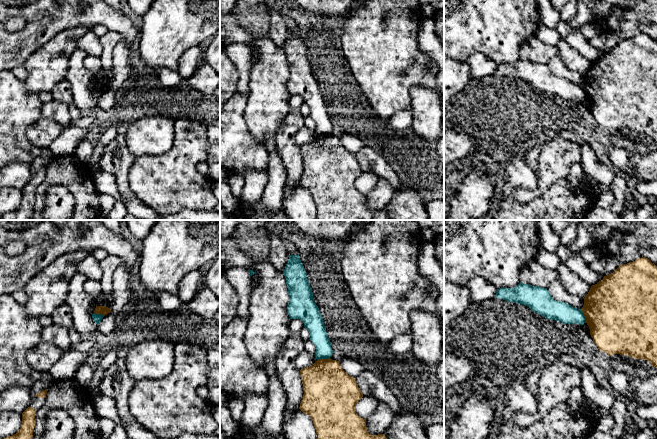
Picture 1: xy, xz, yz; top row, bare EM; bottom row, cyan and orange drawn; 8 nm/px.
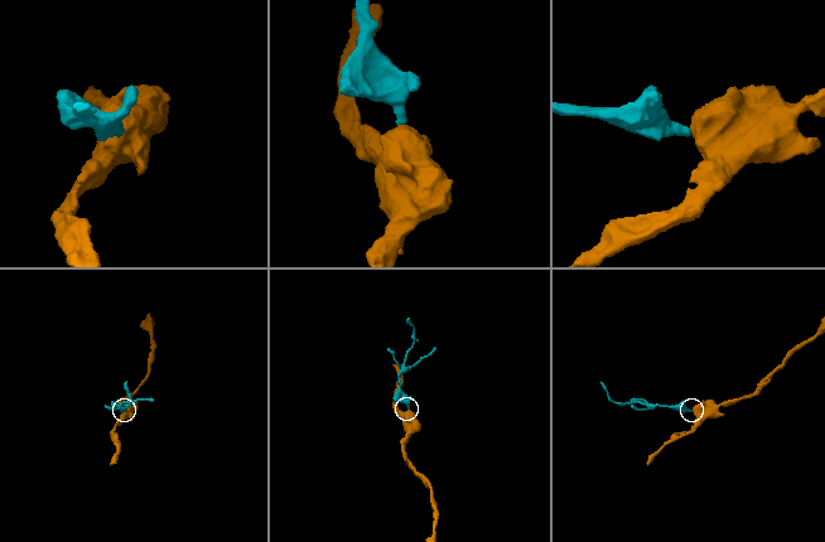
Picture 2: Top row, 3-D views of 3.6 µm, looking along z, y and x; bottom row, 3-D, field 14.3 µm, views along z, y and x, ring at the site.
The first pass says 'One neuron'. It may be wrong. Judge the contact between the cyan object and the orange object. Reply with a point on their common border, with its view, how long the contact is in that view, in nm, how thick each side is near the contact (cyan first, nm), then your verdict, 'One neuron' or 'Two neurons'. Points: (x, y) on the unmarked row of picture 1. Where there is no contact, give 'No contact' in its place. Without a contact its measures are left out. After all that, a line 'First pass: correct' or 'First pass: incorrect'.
Touches cyan at yz (584, 92). Shared border 120 nm. Thickness 160 nm (cyan) against 500 nm. Two neurons
First pass: incorrect

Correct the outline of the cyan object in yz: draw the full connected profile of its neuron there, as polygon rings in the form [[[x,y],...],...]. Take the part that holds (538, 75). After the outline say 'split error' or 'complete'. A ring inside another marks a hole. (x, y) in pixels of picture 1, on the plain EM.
[[[520,58],[514,64],[499,64],[495,74],[525,81],[547,95],[560,97],[564,100],[583,101],[586,99],[582,85],[554,76],[547,64]]]; complete

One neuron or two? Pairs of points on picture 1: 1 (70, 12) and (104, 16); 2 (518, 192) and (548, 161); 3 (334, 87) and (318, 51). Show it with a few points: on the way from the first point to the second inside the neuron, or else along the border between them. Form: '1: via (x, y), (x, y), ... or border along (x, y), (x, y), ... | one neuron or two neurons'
1: via (78, 16), (96, 16) | one neuron
2: via (530, 193), (534, 193), (542, 185), (548, 173) | one neuron
3: via (334, 78), (327, 60) | one neuron

